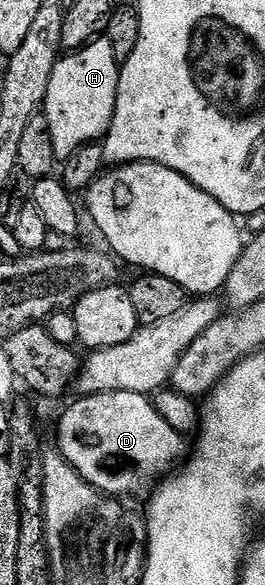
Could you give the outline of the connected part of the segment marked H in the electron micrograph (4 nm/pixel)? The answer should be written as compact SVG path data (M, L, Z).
M105 36L83 46L80 50L64 53L49 76L49 88L41 107L47 118L56 159L73 156L82 146L107 137L117 108L117 88L121 64L113 56L113 44Z

